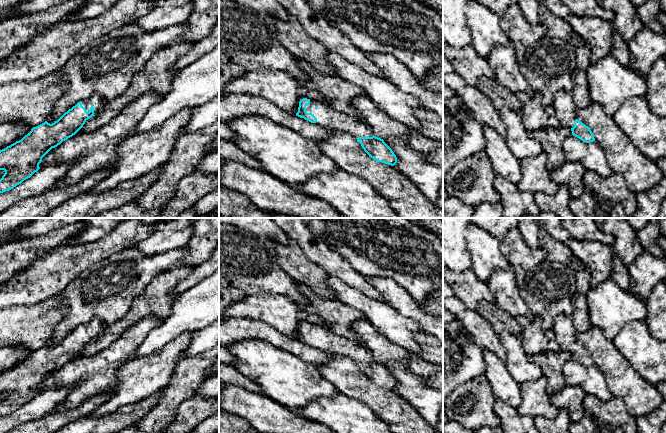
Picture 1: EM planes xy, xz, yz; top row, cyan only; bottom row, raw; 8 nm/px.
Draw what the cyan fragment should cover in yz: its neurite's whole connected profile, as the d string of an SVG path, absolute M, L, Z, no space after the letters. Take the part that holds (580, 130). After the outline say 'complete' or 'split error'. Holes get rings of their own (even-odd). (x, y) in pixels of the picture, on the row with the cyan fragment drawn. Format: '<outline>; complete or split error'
M559 91L553 97L551 106L555 110L560 126L570 128L572 135L583 142L590 143L595 141L590 128L576 118L577 108L572 92Z; split error

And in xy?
M94 94L89 99L78 102L75 106L65 112L57 121L50 124L47 121L33 127L31 131L21 140L0 150L0 170L5 173L0 179L0 193L9 191L30 178L40 167L42 158L52 149L60 145L63 141L75 135L92 116L107 105L108 101L99 94Z; split error

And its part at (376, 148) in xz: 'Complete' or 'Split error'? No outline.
Split error

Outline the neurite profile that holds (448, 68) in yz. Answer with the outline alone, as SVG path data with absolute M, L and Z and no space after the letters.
M443 55L443 98L450 98L454 95L454 92L449 88L445 82L444 77L447 74L454 72L454 67L451 62Z

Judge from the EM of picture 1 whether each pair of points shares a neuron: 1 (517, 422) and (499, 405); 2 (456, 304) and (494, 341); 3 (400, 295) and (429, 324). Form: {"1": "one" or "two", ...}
{"1": "one", "2": "one", "3": "one"}

